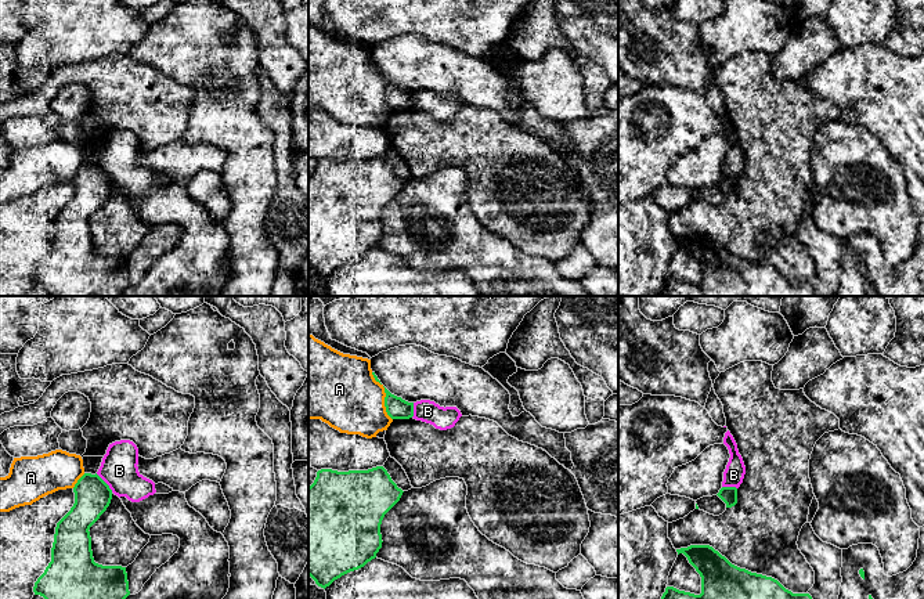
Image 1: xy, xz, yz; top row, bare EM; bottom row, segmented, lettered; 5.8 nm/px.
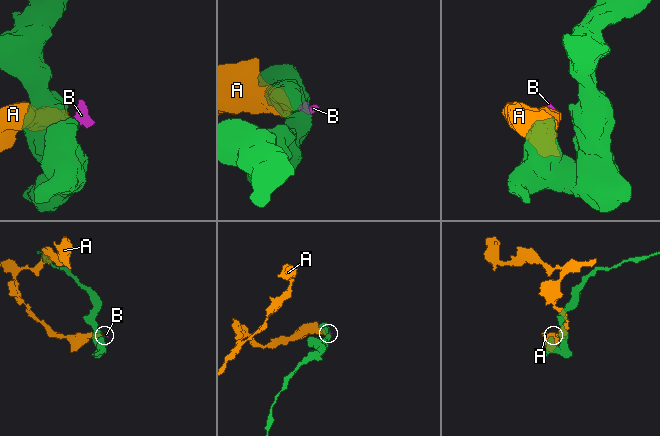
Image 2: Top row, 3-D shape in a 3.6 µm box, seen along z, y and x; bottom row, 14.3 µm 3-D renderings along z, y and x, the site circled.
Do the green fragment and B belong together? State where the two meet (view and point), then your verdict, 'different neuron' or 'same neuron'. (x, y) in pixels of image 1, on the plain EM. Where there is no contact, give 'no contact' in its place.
xy (105, 173) | different neuron

